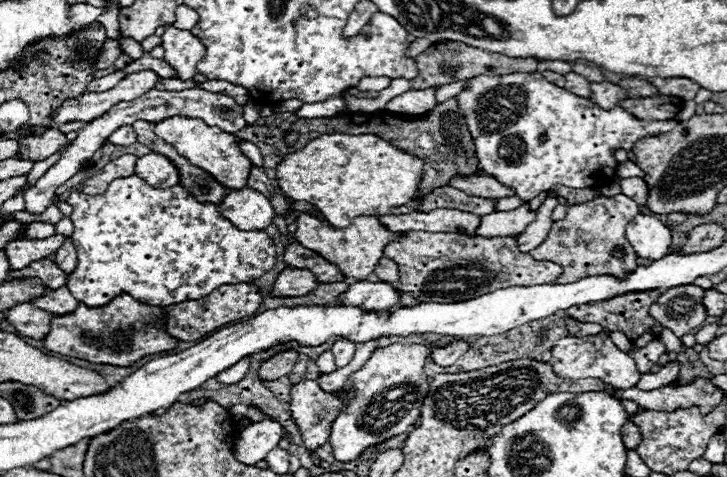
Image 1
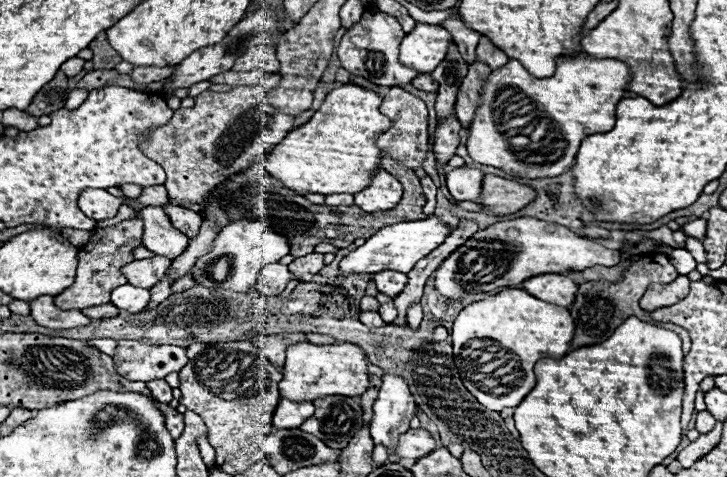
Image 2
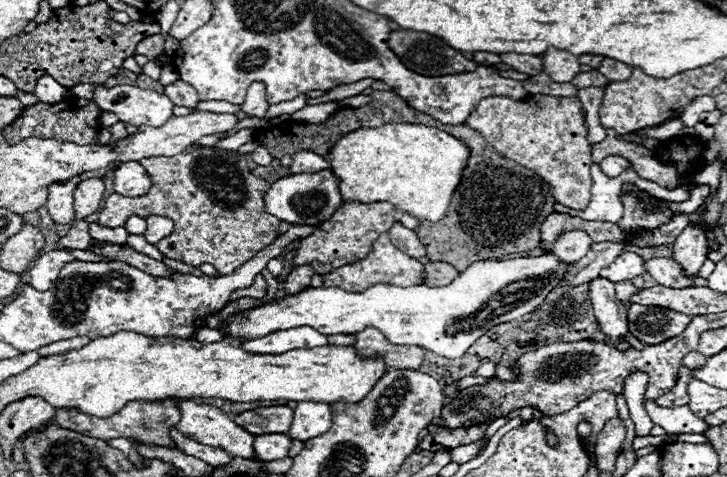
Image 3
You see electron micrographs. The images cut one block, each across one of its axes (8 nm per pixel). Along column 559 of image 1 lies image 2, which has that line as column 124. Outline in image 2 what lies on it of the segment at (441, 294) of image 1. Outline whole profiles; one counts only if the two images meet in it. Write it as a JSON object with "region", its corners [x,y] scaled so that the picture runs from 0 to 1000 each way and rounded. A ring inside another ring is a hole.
{"region":[[[209,537],[204,545],[182,545],[168,558],[168,574],[179,595],[190,595],[193,604],[206,608],[234,562],[237,545],[228,537]]]}

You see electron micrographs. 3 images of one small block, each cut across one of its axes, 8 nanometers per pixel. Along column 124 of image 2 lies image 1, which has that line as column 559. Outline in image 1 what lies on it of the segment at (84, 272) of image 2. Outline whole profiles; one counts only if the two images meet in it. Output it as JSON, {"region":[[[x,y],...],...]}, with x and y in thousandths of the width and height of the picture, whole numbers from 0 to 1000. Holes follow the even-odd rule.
{"region":[[[858,407],[842,415],[823,411],[803,428],[787,428],[781,432],[776,461],[759,470],[748,512],[743,512],[743,520],[732,524],[729,532],[737,545],[759,545],[773,558],[773,579],[765,587],[765,595],[781,595],[787,587],[823,574],[842,574],[850,579],[850,587],[858,587],[878,558],[878,537],[861,503],[861,474],[878,444],[878,428],[864,419]]]}

